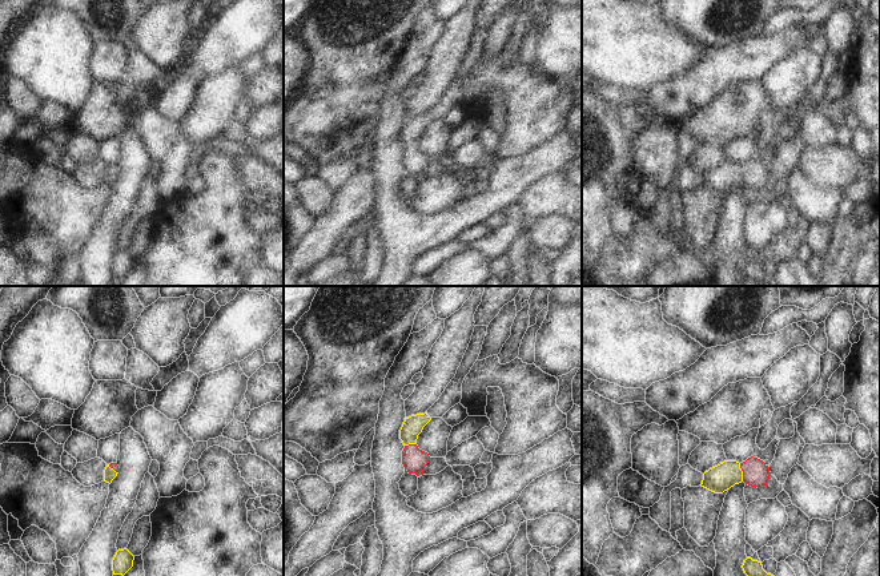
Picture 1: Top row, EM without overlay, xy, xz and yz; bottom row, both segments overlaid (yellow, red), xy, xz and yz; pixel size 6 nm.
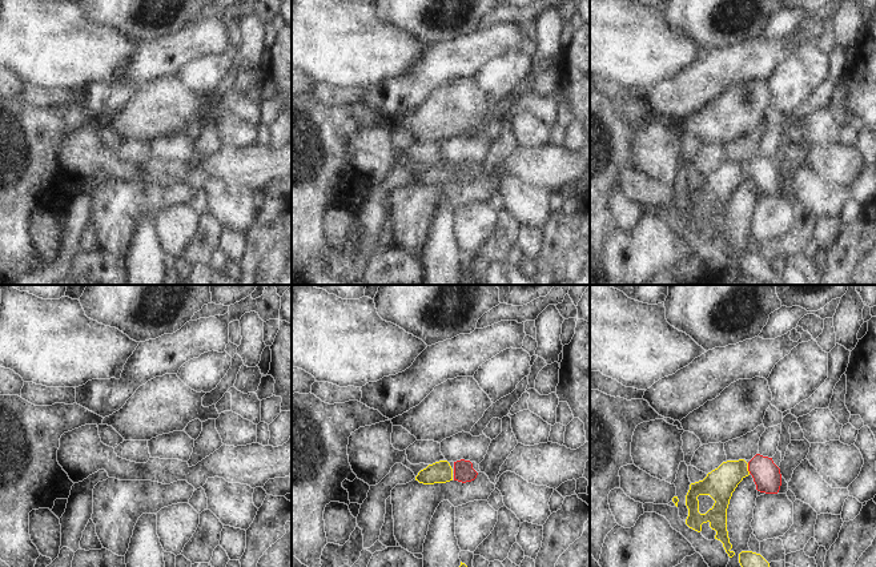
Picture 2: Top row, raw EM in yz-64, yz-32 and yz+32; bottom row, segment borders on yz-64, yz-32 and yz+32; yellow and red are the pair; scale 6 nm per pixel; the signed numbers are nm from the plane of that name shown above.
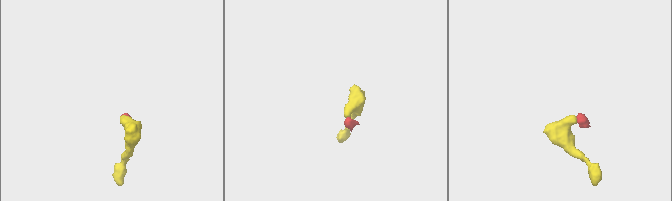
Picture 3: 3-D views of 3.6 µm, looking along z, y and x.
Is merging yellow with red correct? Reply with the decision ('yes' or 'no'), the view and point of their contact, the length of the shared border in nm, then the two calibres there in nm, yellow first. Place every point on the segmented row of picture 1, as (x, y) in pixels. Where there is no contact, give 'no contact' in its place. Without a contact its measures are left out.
yes; contact yz (742, 472); length 110 nm; calibres 160 and 160 nm

